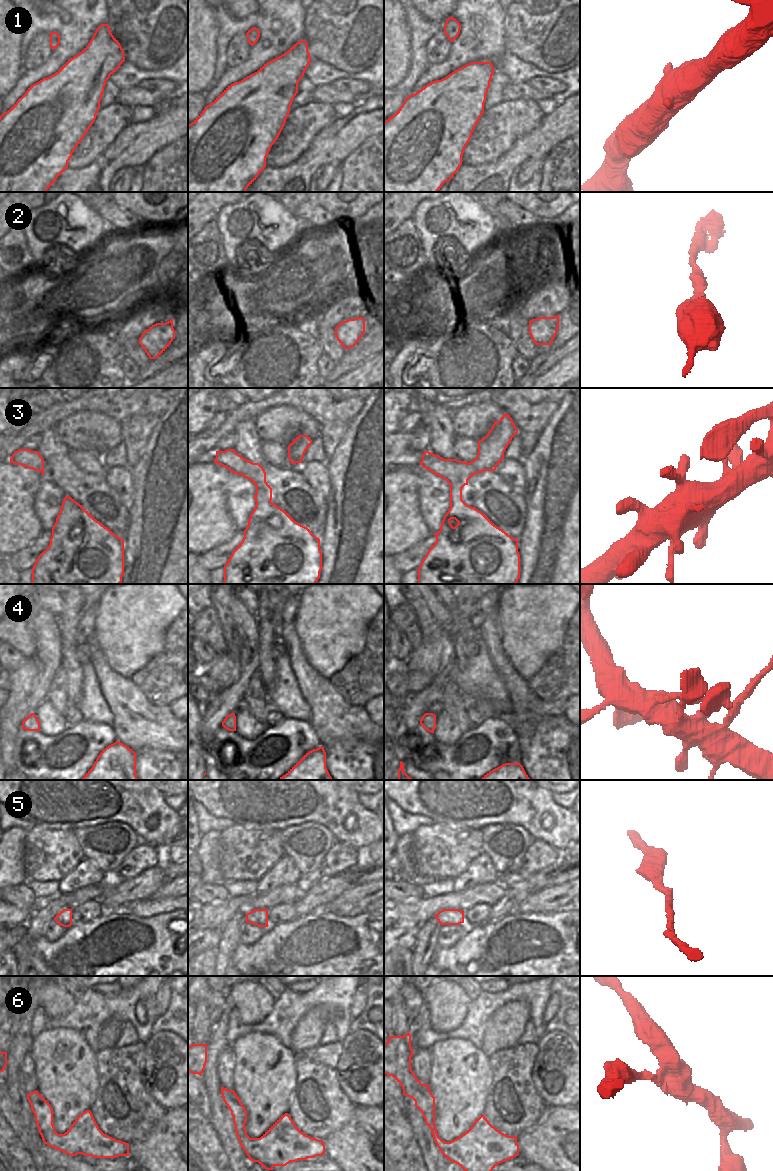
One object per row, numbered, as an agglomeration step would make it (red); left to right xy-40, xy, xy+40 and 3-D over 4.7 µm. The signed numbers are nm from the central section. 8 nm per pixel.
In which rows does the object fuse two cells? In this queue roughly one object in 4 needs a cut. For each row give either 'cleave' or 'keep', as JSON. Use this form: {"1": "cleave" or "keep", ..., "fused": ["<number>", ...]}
{"1": "keep", "2": "keep", "3": "keep", "4": "keep", "5": "keep", "6": "keep", "fused": []}

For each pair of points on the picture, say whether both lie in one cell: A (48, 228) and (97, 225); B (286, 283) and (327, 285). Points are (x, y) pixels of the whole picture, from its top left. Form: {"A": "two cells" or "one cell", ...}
{"A": "one cell", "B": "one cell"}

